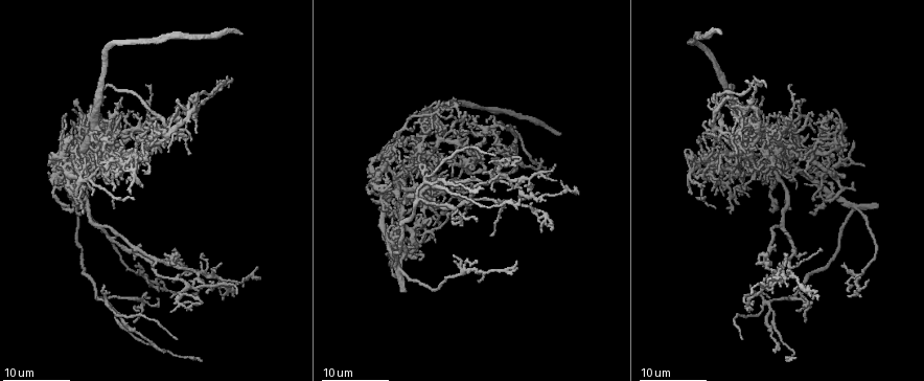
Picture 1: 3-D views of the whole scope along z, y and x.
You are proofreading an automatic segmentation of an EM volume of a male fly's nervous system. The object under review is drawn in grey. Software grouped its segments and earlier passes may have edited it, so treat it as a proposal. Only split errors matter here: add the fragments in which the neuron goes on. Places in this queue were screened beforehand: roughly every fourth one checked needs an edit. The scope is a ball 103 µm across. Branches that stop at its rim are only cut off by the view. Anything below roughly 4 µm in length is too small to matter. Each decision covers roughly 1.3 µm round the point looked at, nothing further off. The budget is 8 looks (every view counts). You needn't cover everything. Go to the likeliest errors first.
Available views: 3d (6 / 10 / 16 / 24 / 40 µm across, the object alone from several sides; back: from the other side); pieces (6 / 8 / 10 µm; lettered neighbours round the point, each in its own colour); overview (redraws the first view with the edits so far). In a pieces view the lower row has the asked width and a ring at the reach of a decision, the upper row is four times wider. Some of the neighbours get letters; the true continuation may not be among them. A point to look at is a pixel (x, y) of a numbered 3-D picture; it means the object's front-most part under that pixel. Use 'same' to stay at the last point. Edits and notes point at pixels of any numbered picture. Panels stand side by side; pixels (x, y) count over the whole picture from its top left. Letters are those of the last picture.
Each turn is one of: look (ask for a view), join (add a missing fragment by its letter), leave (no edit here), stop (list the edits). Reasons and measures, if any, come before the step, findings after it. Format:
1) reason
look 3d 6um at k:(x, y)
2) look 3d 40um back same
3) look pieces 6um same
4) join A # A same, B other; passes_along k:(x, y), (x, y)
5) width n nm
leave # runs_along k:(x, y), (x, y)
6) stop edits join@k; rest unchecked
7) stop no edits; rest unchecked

branch stops here
look 3d 24um at 1:(403, 182)

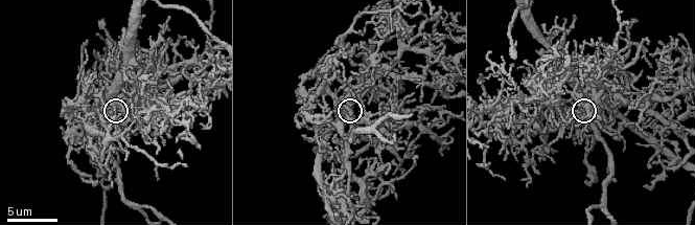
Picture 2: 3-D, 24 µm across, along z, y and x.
look pieces 8um at 2:(352, 112)

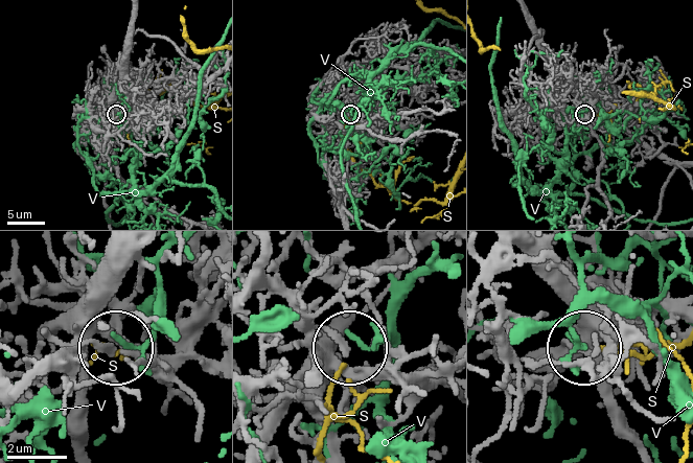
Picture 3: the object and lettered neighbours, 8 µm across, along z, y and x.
leave # S other, V other; no lettered fragment goes on from it

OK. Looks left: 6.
an open end
look 3d 10um at 2:(158, 151)

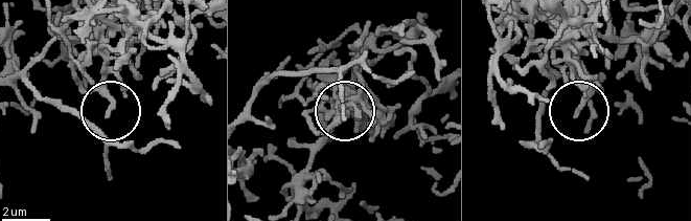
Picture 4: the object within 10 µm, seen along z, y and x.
see the neighbours
look pieces 10um at 4:(107, 113)

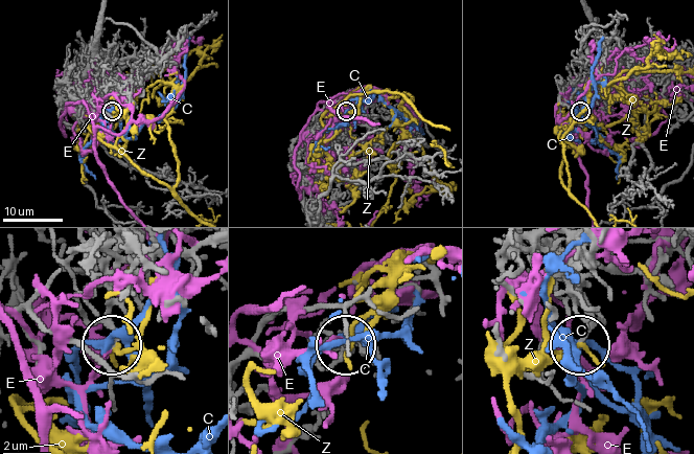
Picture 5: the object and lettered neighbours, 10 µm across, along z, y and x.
leave # C other, E other, Z other; no lettered fragment goes on from it

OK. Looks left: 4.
branch stops here
look 3d 24um at 1:(178, 101)

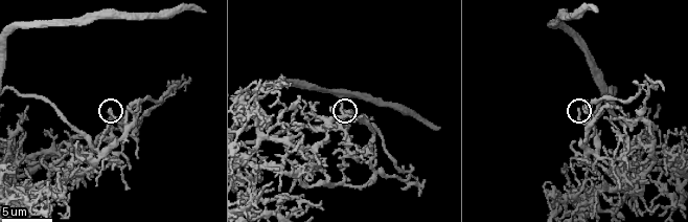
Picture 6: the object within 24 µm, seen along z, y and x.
what lies round it
look pieces 6um at 6:(580, 112)

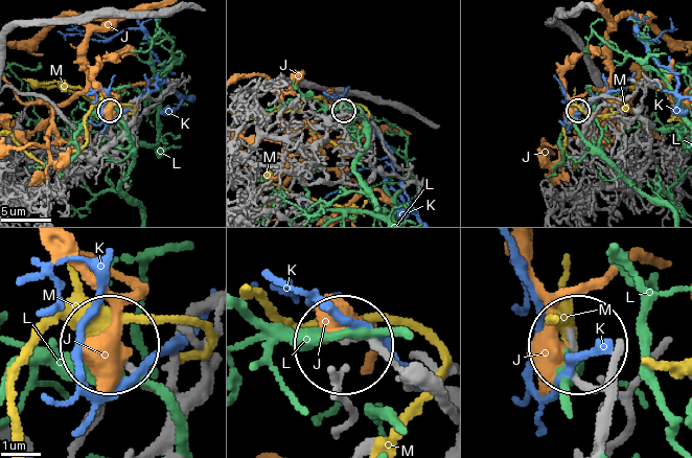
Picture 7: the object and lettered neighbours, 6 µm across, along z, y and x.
leave # J other, K other, L other, M other; none of them fits

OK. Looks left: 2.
free end
look pieces 6um at 2:(88, 74)

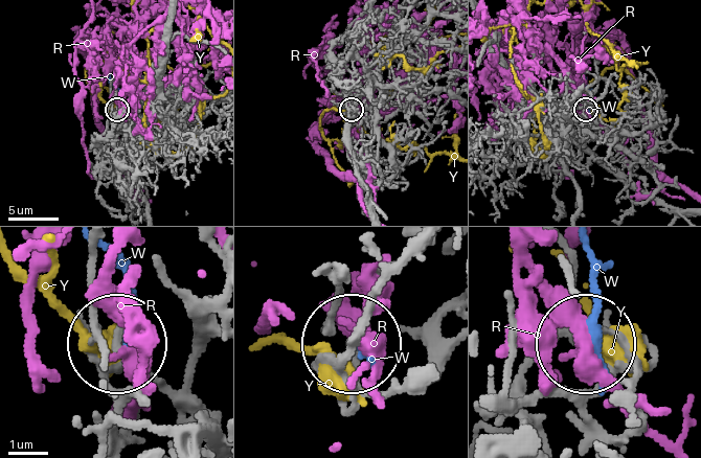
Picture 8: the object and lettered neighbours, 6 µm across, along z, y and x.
width 210 nm
leave # R other, W other, Y other; no lettered fragment goes on from it

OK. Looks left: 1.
stop no edits; rest unchecked

